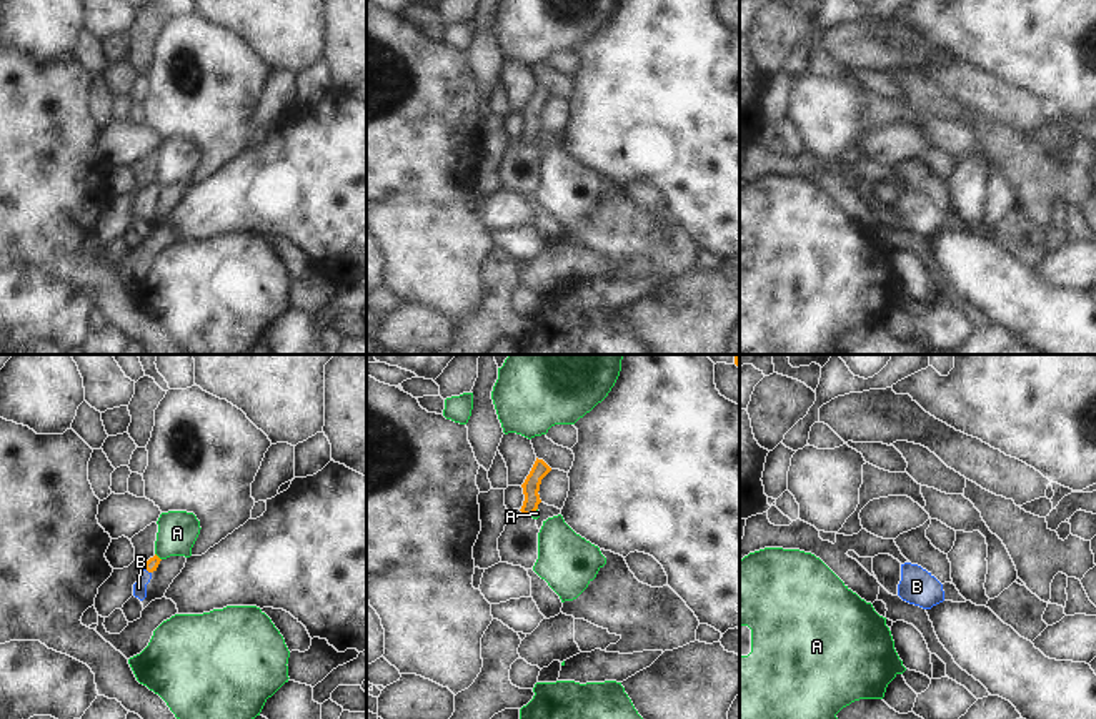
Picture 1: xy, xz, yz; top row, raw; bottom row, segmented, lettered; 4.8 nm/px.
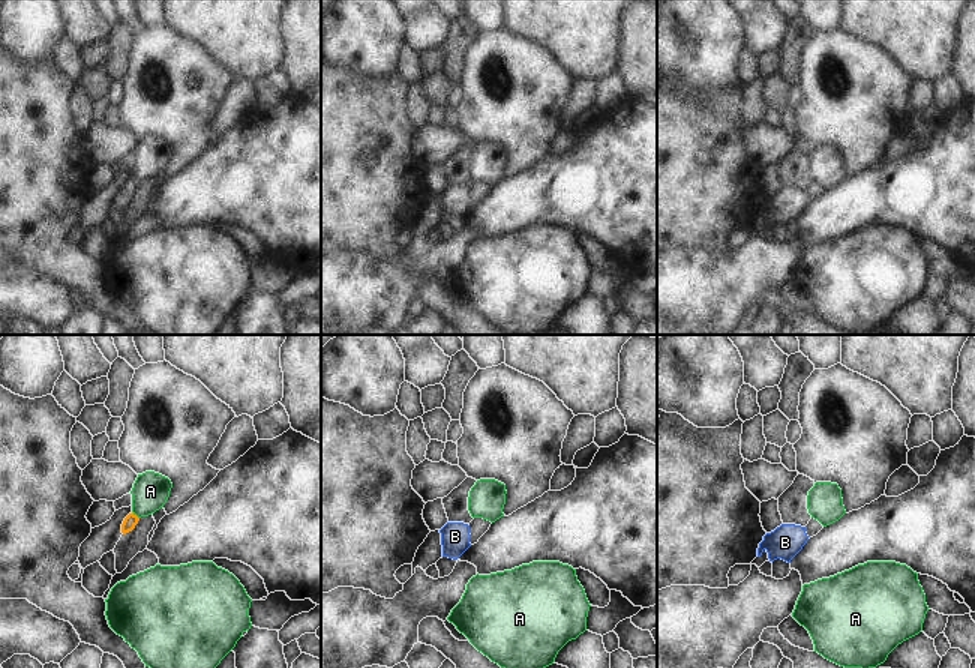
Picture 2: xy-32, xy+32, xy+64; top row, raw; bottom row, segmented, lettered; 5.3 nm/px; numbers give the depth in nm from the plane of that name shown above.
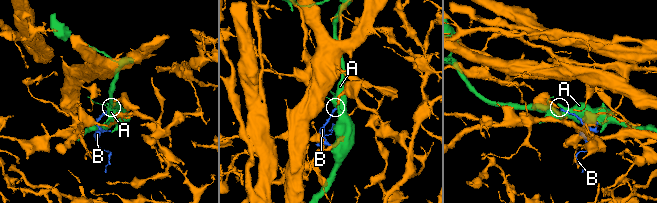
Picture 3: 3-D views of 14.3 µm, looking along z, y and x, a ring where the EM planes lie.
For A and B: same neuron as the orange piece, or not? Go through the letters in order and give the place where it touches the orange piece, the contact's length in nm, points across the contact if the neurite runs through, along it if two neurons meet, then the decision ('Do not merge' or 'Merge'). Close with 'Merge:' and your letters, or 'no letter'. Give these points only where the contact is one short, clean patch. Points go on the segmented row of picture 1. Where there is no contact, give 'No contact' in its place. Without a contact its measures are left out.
A: Touches orange at xy (157, 556). Shared border 50 nm. Do not merge
B: Touches orange at xy (147, 570). Shared border 60 nm. Path across: xy (152, 563), (147, 570), (139, 588). Merge
Merge: B.

